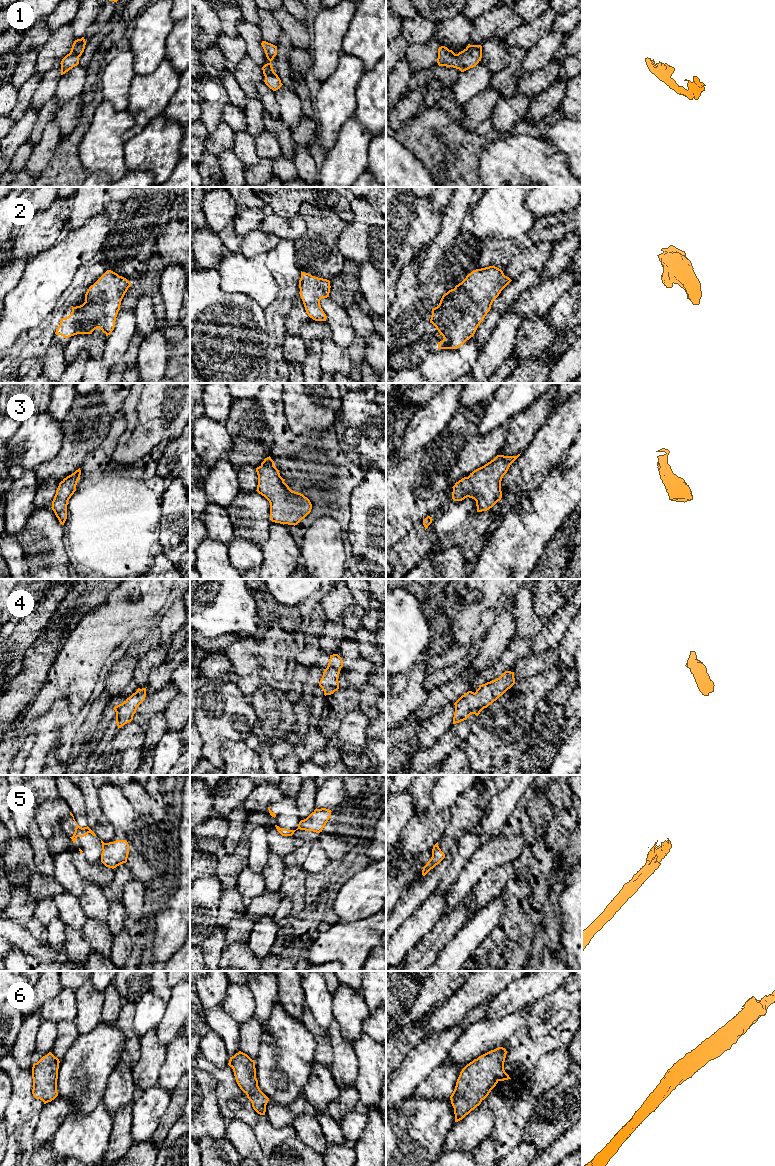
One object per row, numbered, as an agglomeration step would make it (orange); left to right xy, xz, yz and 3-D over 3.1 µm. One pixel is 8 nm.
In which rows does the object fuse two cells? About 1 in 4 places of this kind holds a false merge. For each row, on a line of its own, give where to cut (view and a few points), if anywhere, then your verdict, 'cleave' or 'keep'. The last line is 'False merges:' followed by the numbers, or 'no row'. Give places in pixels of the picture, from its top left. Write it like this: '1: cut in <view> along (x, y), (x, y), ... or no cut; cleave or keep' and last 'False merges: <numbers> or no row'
1: no cut; keep
2: no cut; keep
3: no cut; keep
4: no cut; keep
5: cut in xz along (300, 822), (298, 828); cleave
6: no cut; keep
False merges: 5

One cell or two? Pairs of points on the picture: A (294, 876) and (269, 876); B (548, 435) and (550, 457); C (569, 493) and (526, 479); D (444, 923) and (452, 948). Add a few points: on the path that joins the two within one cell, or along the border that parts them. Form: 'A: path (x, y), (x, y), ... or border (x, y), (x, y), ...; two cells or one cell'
A: border (287, 867), (278, 890); two cells
B: path (549, 440), (549, 452); one cell
C: border (554, 466), (526, 497), (520, 498); two cells
D: border (465, 922), (435, 958); two cells

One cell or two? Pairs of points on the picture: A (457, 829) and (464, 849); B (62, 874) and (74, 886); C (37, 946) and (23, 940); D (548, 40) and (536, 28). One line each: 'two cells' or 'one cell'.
A: two cells
B: one cell
C: one cell
D: two cells

